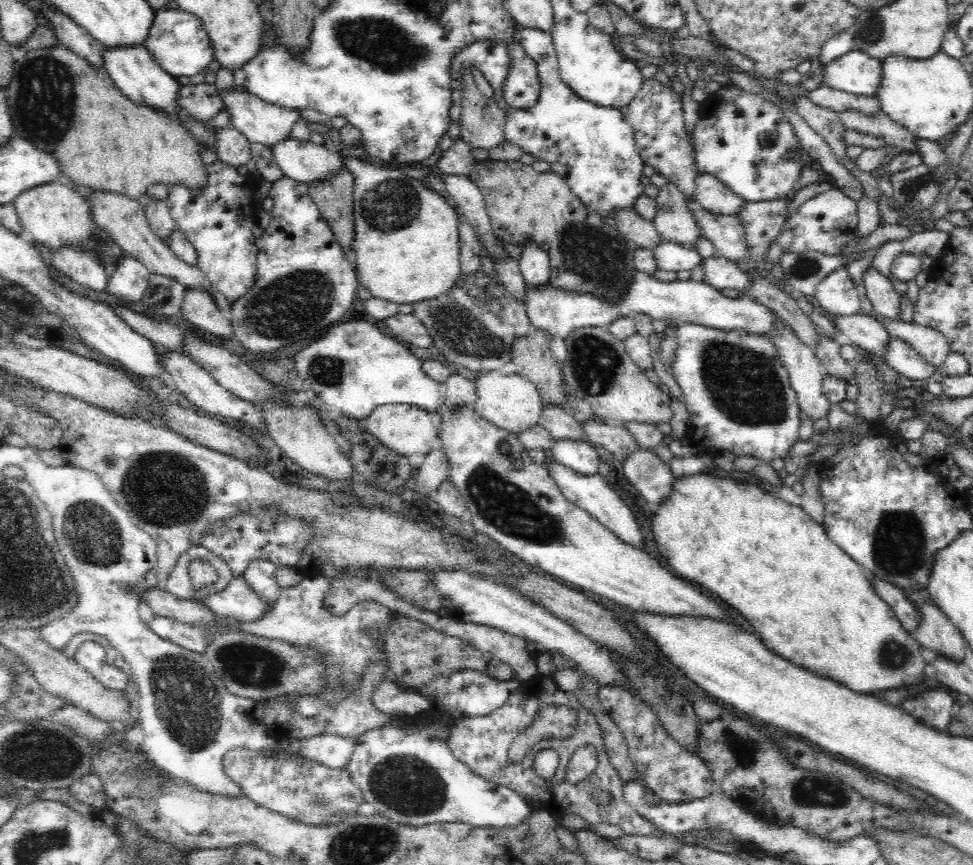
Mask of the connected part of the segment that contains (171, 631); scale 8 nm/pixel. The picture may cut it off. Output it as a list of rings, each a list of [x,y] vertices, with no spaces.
[[[152,616],[148,628],[158,634],[164,642],[178,644],[190,652],[204,654],[208,638],[204,636],[204,628],[190,628],[186,624],[180,624],[176,620],[164,618],[164,616]]]

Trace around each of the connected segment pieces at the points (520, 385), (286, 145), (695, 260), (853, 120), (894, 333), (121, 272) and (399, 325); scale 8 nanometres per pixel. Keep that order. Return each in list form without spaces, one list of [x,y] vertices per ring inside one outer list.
[[[490,370],[490,372],[482,372],[478,376],[472,376],[472,382],[476,388],[476,402],[472,404],[472,408],[478,412],[478,416],[488,420],[492,426],[496,426],[508,434],[514,434],[514,436],[538,426],[540,414],[544,412],[544,400],[540,396],[538,388],[532,382],[528,382],[526,378],[522,378],[520,374],[502,376],[496,370]]]
[[[286,136],[286,140],[274,144],[270,150],[286,178],[306,186],[318,180],[334,178],[340,168],[344,168],[344,158],[338,152],[326,150],[324,144],[314,144],[312,140],[308,142]]]
[[[660,242],[652,252],[656,258],[658,270],[668,270],[668,272],[692,270],[704,260],[694,248],[682,246],[676,242]]]
[[[846,110],[846,112],[840,114],[840,118],[842,118],[844,128],[868,134],[872,140],[882,138],[888,144],[888,148],[900,148],[902,152],[908,152],[908,154],[920,154],[918,148],[914,146],[918,138],[912,132],[908,132],[904,126],[896,124],[884,112],[868,116],[868,114],[862,114],[862,112]]]
[[[874,314],[872,318],[876,318],[890,334],[890,338],[900,338],[902,342],[914,346],[914,350],[926,360],[930,362],[936,370],[942,370],[944,360],[948,358],[948,354],[952,354],[946,336],[942,336],[938,330],[934,328],[926,328],[920,324],[910,324],[910,322],[900,322],[900,320],[892,320],[892,318],[884,318]]]
[[[126,256],[120,260],[120,264],[116,266],[116,272],[110,276],[106,292],[122,300],[140,302],[146,288],[150,286],[150,280],[152,280],[152,274],[148,272],[148,268],[140,260]]]
[[[414,314],[390,316],[390,318],[386,318],[386,324],[396,336],[400,336],[402,340],[406,340],[412,346],[418,346],[418,348],[432,346],[432,336],[428,334],[426,326]]]

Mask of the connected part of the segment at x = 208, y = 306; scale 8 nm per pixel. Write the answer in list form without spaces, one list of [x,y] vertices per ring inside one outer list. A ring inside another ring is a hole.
[[[186,290],[180,316],[186,322],[194,324],[196,328],[200,328],[204,332],[210,332],[218,338],[232,338],[234,336],[234,330],[230,328],[228,318],[216,306],[212,296],[208,296],[208,292]]]

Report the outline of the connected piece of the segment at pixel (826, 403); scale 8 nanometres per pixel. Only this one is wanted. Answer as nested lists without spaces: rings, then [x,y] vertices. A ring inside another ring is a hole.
[[[778,322],[778,330],[774,332],[774,346],[776,350],[780,352],[780,360],[784,362],[784,368],[788,370],[788,376],[790,376],[790,384],[798,396],[798,404],[802,408],[802,412],[806,412],[806,416],[816,422],[818,418],[826,418],[828,416],[828,410],[832,406],[832,402],[828,400],[828,396],[822,392],[822,378],[824,378],[824,368],[822,368],[822,362],[816,358],[816,350],[806,346],[798,336],[796,332],[786,326],[784,322]]]

